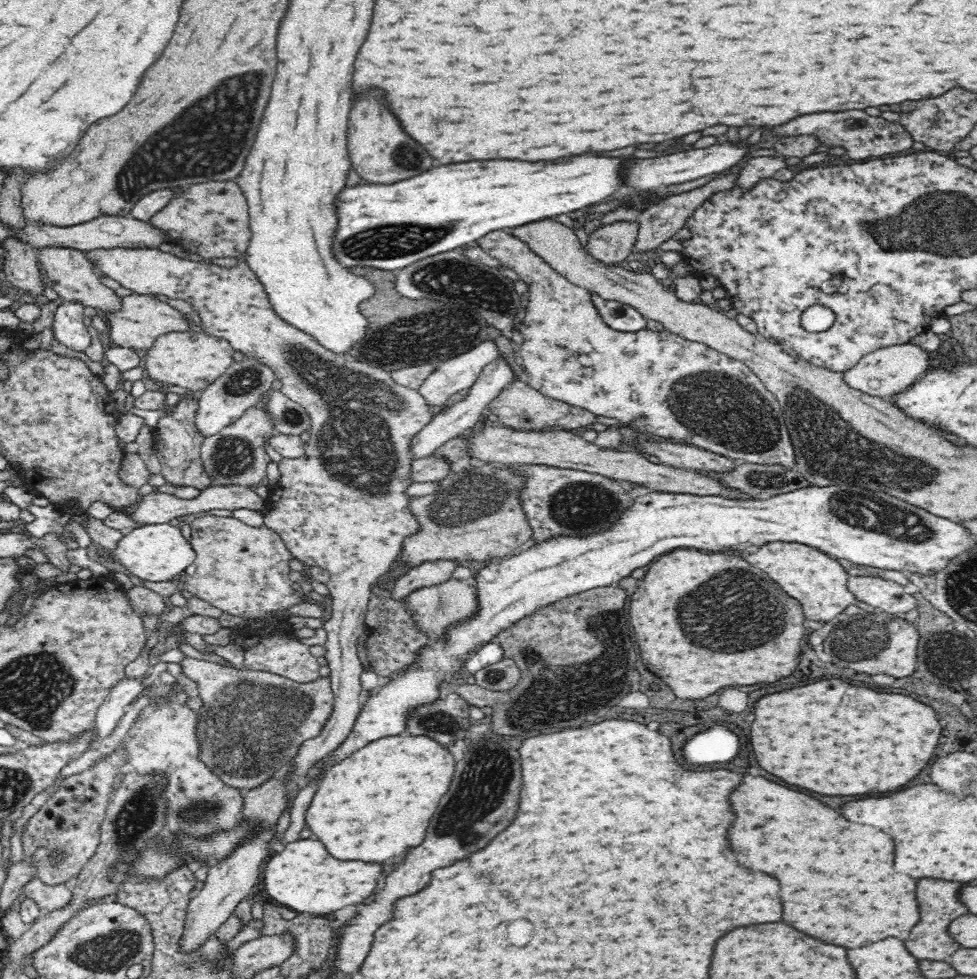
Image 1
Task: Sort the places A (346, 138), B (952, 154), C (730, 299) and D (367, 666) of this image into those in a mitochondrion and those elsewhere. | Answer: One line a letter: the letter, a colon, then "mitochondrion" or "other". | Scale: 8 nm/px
A: other
B: other
C: other
D: other

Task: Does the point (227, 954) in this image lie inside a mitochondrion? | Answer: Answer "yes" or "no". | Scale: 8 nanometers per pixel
no

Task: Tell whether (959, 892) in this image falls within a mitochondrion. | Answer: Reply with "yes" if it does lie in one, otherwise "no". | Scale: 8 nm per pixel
no

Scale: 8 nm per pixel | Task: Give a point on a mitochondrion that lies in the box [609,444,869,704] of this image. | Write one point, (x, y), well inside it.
(709, 620)

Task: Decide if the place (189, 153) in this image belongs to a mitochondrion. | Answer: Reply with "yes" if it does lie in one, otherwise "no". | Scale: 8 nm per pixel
yes

